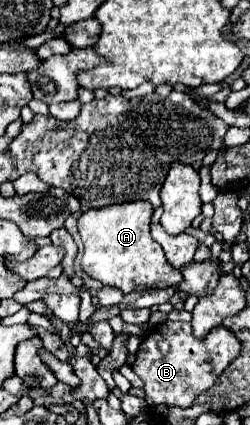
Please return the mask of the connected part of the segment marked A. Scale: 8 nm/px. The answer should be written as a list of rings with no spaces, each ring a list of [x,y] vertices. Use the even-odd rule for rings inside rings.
[[[130,201],[82,213],[78,219],[78,231],[84,243],[84,273],[102,285],[118,287],[124,293],[178,285],[182,281],[180,271],[166,261],[162,247],[150,237],[150,217],[152,205],[148,201]]]

